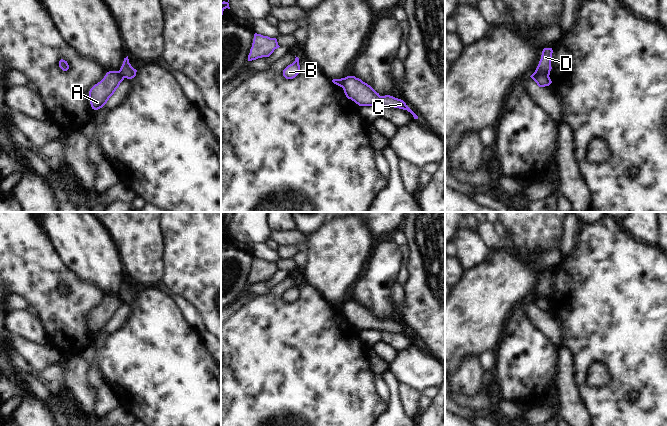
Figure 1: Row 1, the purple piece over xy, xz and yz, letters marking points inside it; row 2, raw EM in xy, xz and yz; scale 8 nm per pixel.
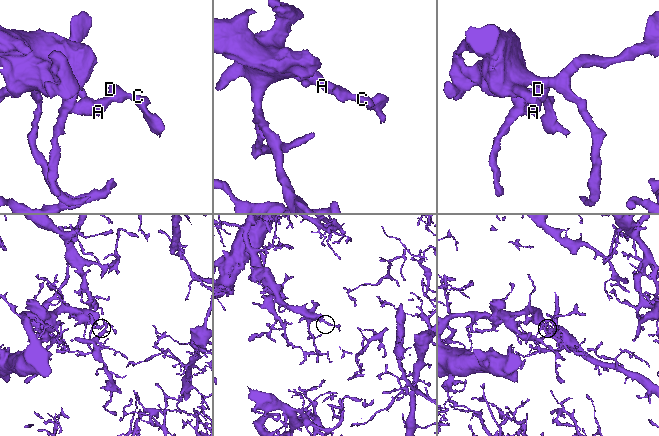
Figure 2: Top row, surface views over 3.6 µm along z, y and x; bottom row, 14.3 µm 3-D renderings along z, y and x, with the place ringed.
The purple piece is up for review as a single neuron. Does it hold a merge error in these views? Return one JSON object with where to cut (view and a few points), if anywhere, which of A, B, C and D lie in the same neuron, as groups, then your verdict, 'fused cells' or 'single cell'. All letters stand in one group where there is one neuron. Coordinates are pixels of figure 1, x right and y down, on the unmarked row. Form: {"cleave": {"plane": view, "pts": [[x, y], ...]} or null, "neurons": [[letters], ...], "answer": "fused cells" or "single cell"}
{"cleave": {"plane": "yz", "pts": [[535, 294], [548, 300]]}, "neurons": [["A", "B"], ["C", "D"]], "answer": "fused cells"}

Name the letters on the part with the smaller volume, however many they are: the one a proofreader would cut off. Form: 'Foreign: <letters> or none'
Foreign: C, D

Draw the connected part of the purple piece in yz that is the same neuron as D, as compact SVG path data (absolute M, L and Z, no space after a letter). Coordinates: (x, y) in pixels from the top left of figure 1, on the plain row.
M544 272L542 275L541 283L539 285L539 288L535 295L550 299L550 295L552 293L551 291L551 285L552 285L552 272Z

